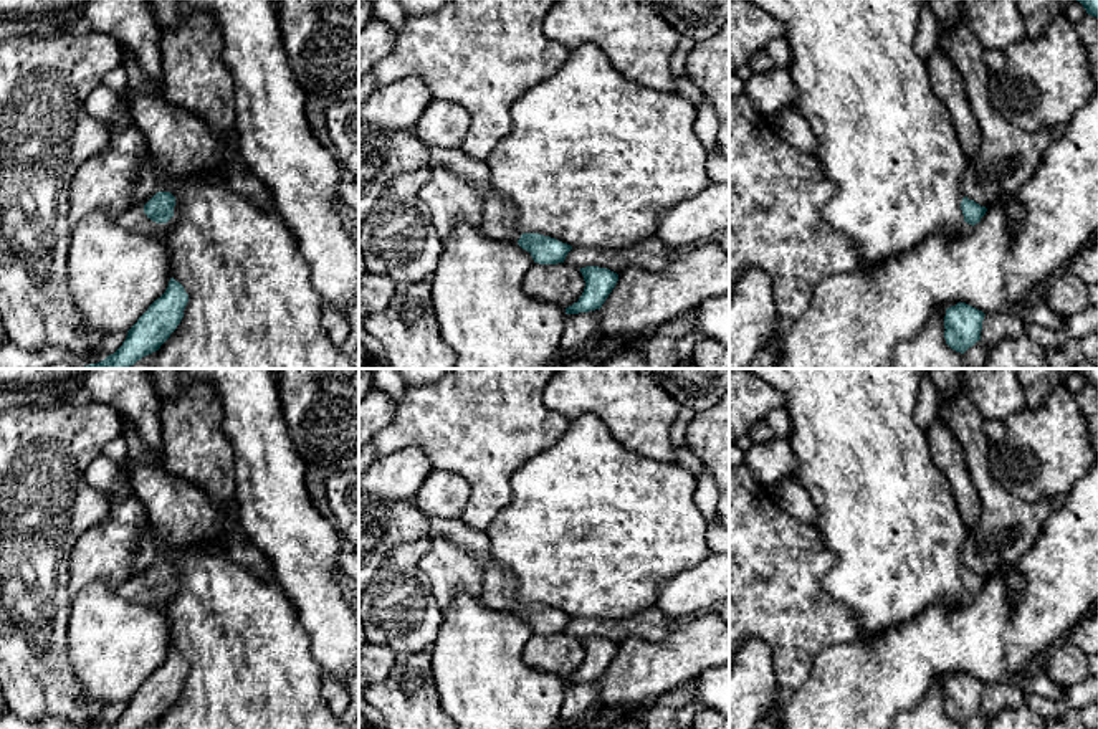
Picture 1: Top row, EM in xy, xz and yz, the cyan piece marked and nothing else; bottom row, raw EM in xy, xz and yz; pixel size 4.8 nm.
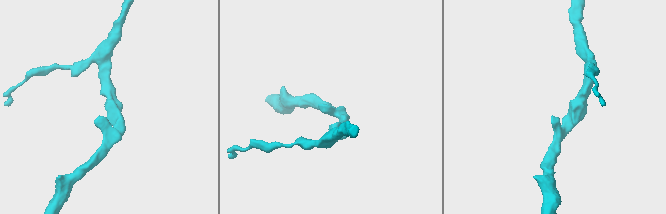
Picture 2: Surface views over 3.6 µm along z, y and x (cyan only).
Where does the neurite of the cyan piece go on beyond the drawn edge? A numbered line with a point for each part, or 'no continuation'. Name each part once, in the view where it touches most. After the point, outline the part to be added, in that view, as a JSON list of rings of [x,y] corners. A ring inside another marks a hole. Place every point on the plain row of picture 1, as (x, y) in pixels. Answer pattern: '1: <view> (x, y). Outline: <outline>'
1: xy (134, 589). Outline: [[[144,577],[126,579],[116,592],[144,605],[159,605],[160,598],[144,584]]]

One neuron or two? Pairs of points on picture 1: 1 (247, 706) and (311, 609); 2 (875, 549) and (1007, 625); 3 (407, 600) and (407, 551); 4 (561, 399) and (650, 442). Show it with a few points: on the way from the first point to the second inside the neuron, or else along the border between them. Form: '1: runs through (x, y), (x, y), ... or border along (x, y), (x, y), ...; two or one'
1: border along (283, 589), (310, 638), (310, 655), (315, 660); two
2: border along (961, 604), (951, 609), (930, 605), (923, 612); two
3: runs through (407, 589), (407, 562); one
4: runs through (582, 399), (607, 399), (629, 420); one

